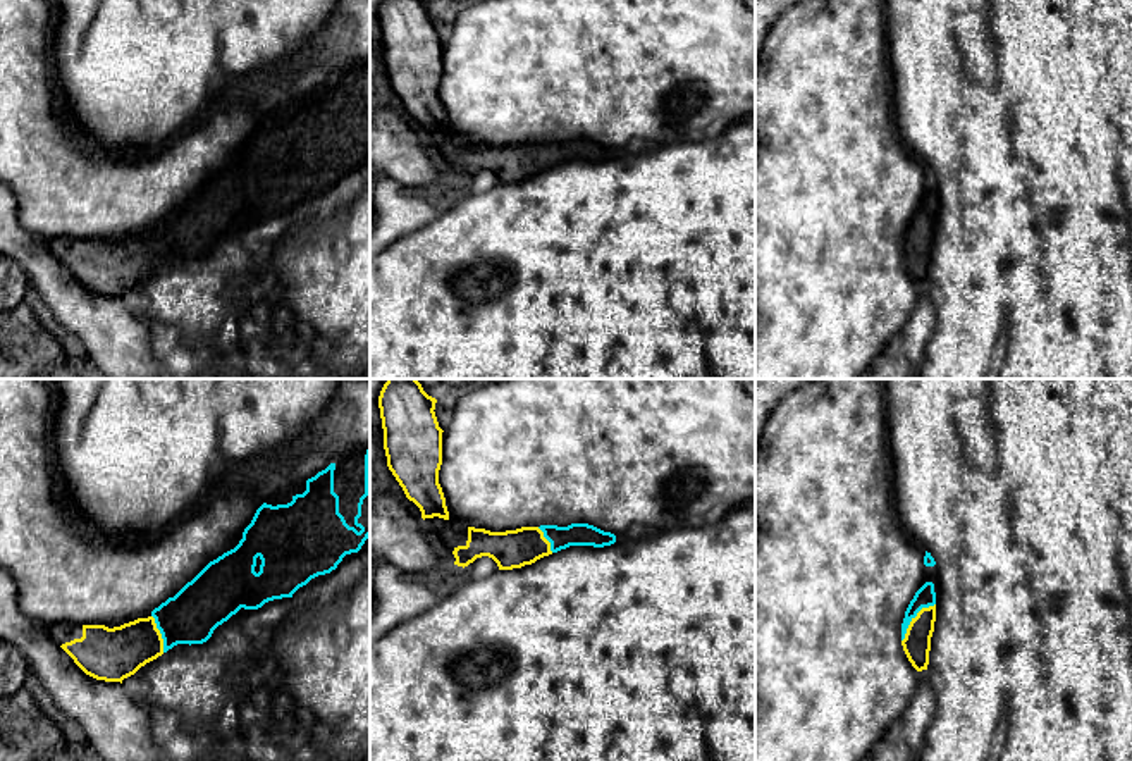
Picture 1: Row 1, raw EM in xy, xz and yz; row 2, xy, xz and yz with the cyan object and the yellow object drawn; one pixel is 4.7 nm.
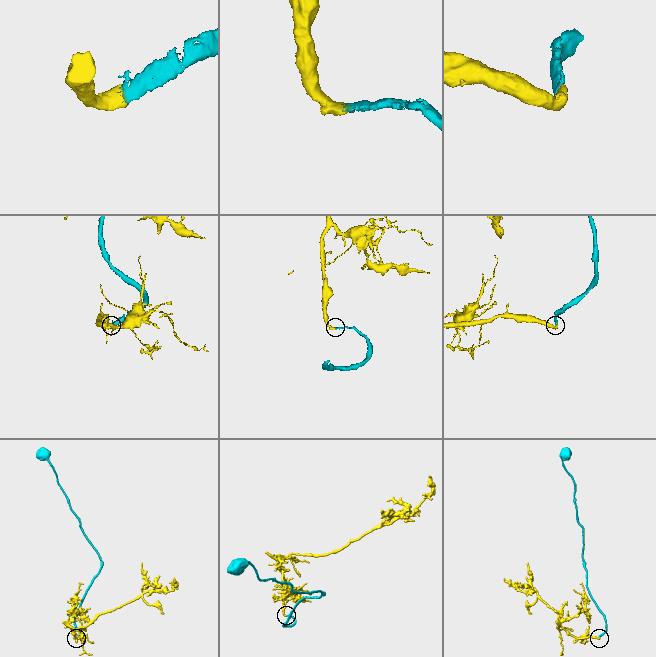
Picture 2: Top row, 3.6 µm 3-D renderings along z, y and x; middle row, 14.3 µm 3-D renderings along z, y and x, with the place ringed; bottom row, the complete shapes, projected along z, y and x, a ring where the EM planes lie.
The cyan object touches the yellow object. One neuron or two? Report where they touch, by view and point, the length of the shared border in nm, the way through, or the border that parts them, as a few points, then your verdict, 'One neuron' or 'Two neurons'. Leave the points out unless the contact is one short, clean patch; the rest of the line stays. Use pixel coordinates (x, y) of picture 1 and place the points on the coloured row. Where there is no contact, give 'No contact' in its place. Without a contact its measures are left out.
Touches cyan at yz (914, 617). Shared border 240 nm. Path across: yz (926, 596), (922, 608), (914, 617), (916, 644). One neuron

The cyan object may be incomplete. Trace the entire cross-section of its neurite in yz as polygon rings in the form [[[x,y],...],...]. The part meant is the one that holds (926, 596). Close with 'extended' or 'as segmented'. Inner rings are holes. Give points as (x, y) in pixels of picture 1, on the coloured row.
[[[926,582],[910,601],[901,623],[901,646],[917,671],[927,670],[934,622],[934,584]]]; extended

